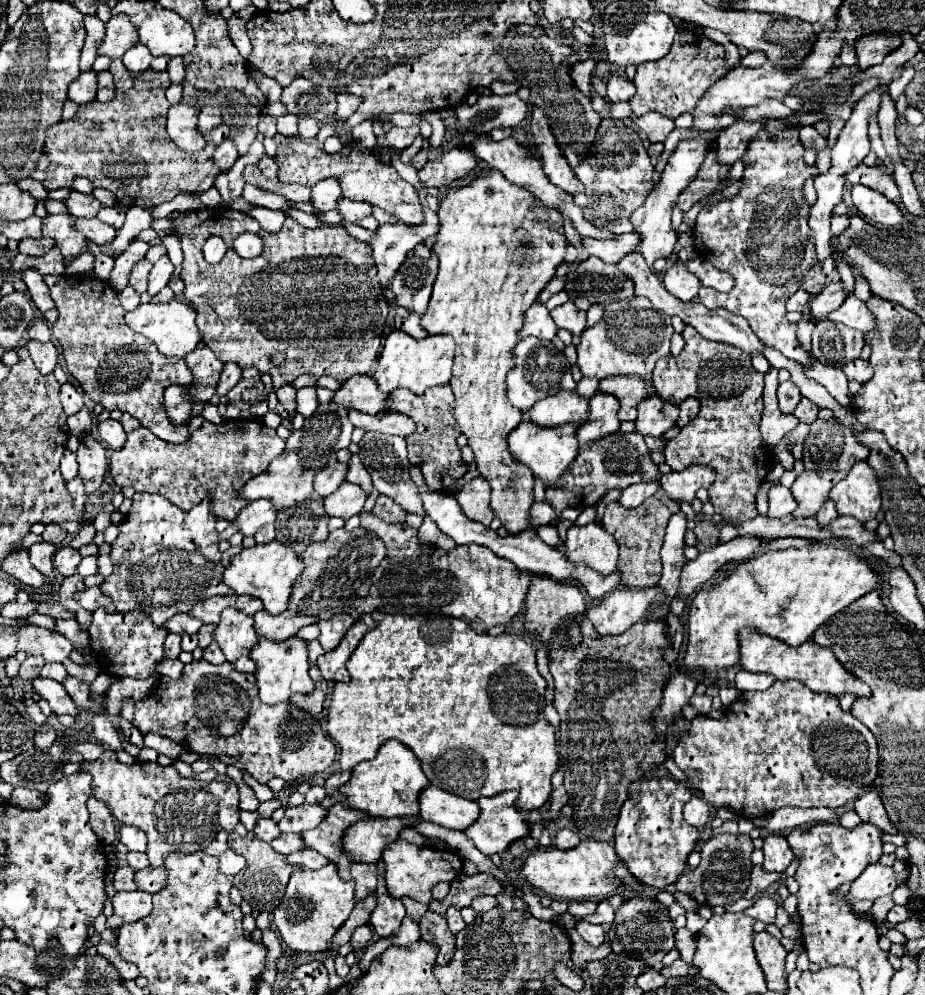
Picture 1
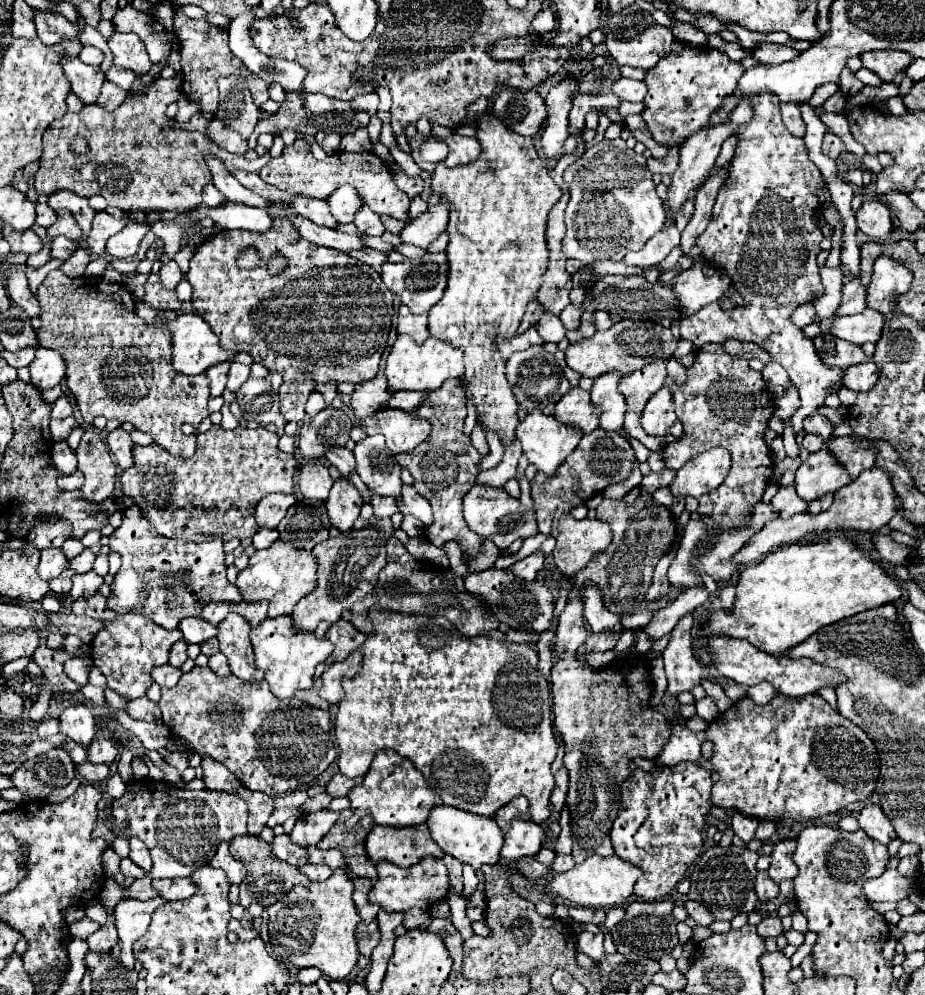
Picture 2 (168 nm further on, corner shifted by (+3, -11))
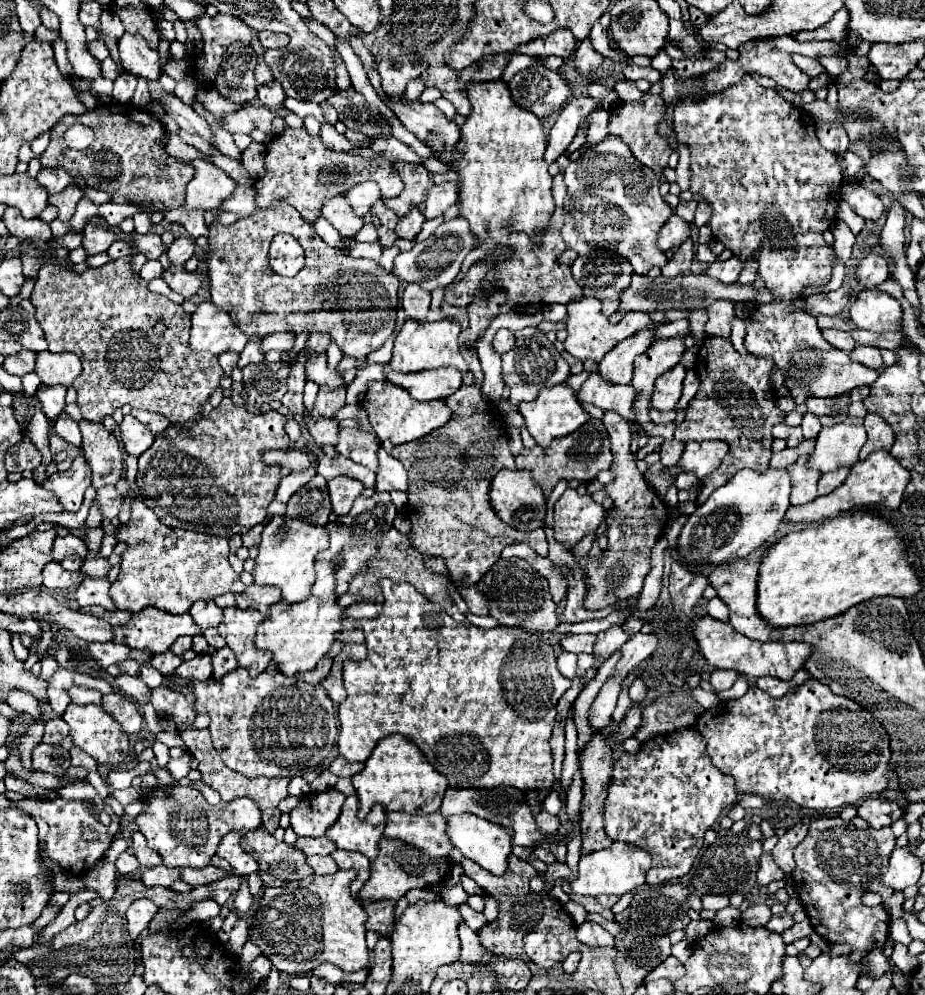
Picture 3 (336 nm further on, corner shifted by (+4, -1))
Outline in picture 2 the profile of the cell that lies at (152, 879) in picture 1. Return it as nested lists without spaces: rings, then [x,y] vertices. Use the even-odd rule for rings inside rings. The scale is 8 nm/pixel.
[[[153,879],[153,889],[159,891],[161,897],[165,897],[167,901],[175,901],[175,899],[187,899],[189,895],[193,895],[193,891],[197,891],[197,885],[189,879]]]

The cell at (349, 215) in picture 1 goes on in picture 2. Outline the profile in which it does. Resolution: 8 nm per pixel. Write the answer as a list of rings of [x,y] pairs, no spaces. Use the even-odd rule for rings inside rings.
[[[363,207],[355,215],[355,225],[359,227],[359,231],[363,231],[367,235],[383,235],[385,233],[385,227],[383,227],[379,215],[373,213],[369,207]]]

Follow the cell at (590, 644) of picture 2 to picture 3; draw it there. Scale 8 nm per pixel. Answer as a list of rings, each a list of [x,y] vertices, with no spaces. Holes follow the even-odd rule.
[[[566,635],[560,645],[564,651],[572,651],[572,653],[592,653],[594,649],[594,641],[596,635]]]

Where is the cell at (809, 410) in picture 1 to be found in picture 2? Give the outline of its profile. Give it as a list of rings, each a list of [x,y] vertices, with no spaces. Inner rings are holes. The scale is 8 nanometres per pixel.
[[[815,413],[815,415],[805,417],[803,427],[805,427],[807,433],[815,433],[815,435],[819,435],[819,437],[823,437],[823,439],[827,441],[827,439],[833,437],[833,427],[835,427],[835,425],[833,425],[825,415]]]

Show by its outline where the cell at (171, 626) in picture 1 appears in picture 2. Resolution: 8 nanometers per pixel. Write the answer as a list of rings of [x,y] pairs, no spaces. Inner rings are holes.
[[[199,615],[197,617],[185,617],[179,623],[179,629],[183,631],[187,643],[197,643],[197,645],[201,645],[207,639],[211,639],[211,637],[217,635],[217,625],[201,619]]]

